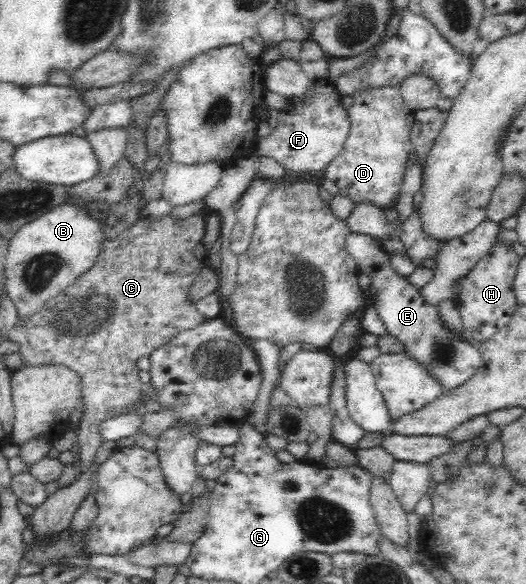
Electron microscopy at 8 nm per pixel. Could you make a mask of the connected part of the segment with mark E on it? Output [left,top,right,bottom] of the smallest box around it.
[345,232,482,389]

